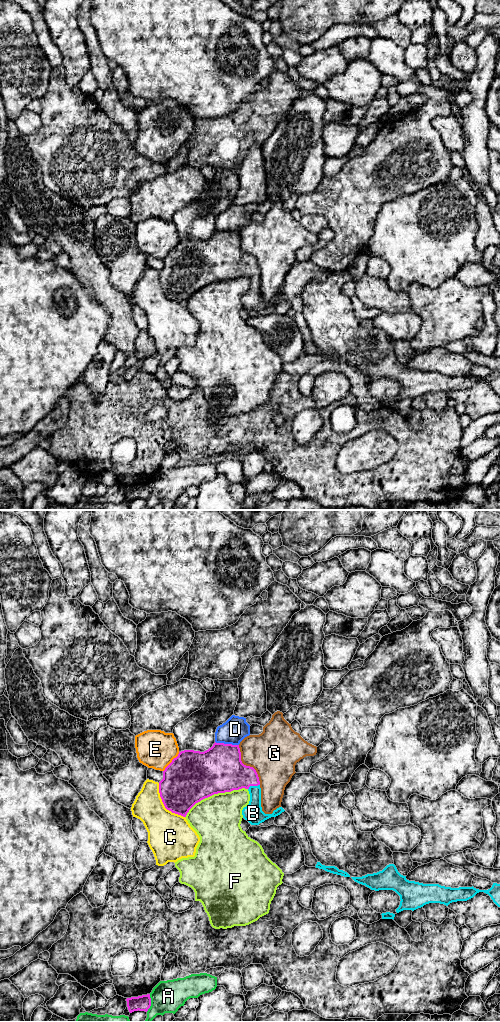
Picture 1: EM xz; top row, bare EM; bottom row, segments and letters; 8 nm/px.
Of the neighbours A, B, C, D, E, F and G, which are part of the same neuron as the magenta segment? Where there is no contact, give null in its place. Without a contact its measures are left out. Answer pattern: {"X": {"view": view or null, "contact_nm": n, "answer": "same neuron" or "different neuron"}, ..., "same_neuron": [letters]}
{"A": {"view": "xz", "contact_nm": 150, "answer": "different neuron"}, "B": {"view": "xz", "contact_nm": 100, "answer": "same neuron"}, "C": {"view": "xz", "contact_nm": 360, "answer": "different neuron"}, "D": {"view": "xz", "contact_nm": 190, "answer": "different neuron"}, "E": {"view": "xz", "contact_nm": 200, "answer": "different neuron"}, "F": {"view": "xz", "contact_nm": 550, "answer": "different neuron"}, "G": {"view": "xz", "contact_nm": 360, "answer": "different neuron"}, "same_neuron": ["B"]}

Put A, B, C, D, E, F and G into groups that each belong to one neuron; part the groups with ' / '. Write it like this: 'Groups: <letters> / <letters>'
Groups: A / B / C / D / E / F / G

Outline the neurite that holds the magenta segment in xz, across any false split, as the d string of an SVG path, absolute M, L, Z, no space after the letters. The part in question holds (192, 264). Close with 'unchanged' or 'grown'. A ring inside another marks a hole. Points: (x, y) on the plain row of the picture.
M214 231L211 236L204 240L194 238L184 238L179 240L178 244L163 259L163 267L159 270L159 281L165 296L172 301L186 305L189 298L201 288L214 282L231 280L245 276L249 279L249 292L243 296L242 303L251 313L259 313L265 308L280 303L285 298L282 295L277 296L272 302L265 302L261 295L261 276L256 258L253 255L246 254L241 249L241 240L239 233Z; grown

